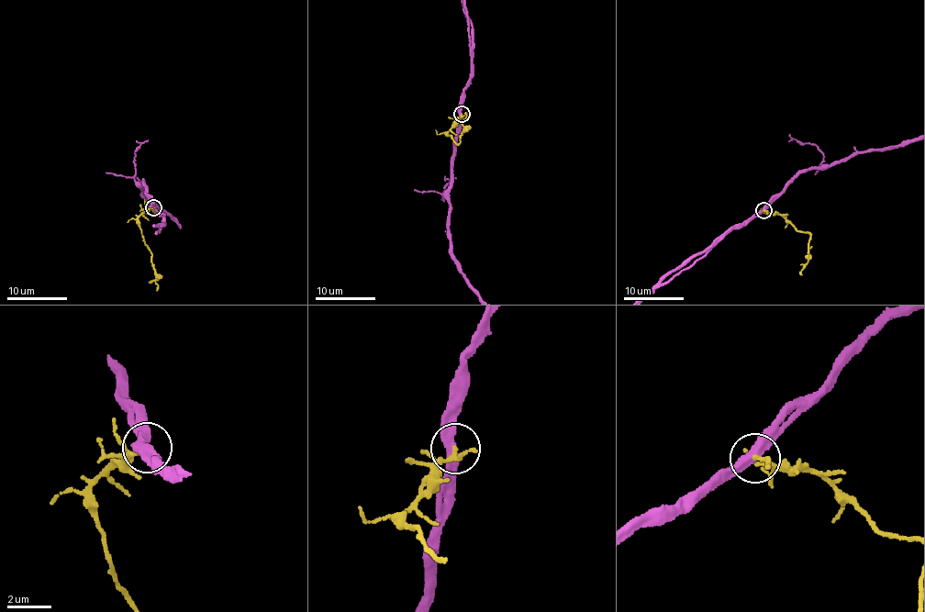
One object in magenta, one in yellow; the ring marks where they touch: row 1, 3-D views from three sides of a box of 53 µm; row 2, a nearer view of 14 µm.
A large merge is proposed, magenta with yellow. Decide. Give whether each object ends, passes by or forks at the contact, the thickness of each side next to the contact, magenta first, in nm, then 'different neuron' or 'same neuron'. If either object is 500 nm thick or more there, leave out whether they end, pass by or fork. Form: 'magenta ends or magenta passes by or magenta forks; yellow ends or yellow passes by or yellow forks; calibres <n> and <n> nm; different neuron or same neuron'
magenta passes by; yellow passes by; calibres 400 and 170 nm; different neuron

